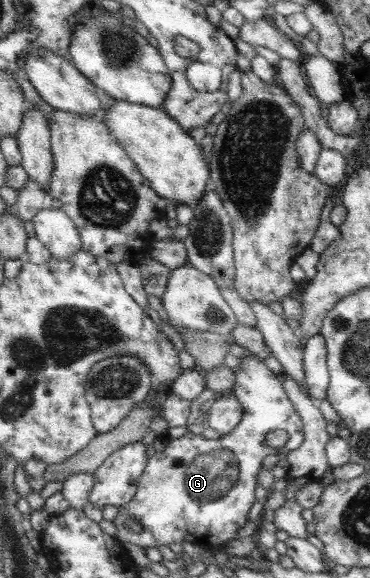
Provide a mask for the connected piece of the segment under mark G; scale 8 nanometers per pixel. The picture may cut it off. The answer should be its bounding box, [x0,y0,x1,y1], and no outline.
[113,352,302,552]

